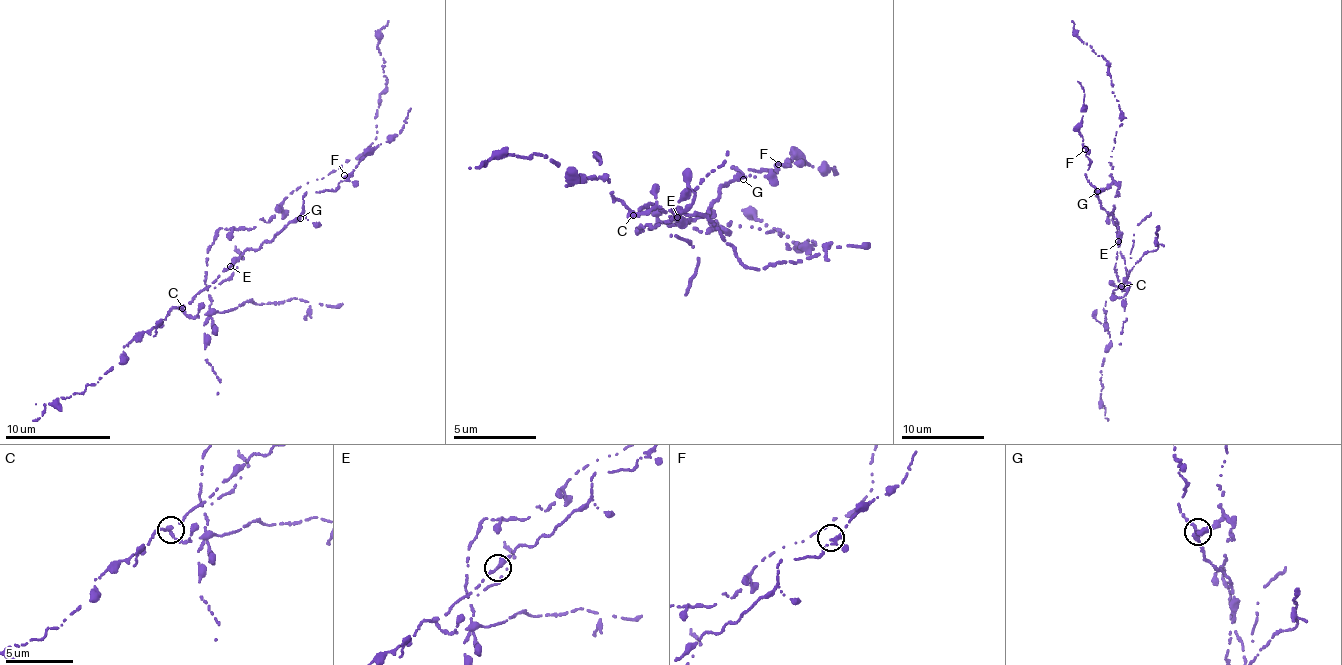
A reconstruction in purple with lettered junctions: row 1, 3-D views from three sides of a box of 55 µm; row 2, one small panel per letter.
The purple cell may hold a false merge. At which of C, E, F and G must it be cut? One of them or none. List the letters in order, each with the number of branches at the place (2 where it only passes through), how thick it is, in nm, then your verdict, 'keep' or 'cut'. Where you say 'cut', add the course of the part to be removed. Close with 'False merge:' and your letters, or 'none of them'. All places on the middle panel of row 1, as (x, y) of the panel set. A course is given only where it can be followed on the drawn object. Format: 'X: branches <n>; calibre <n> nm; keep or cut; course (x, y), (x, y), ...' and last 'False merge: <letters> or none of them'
C: branches 3; calibre 220 nm; cut; course (631, 214), (675, 215), (642, 232), (659, 221), (708, 234), (731, 220), (811, 244), (793, 249), (755, 211)
E: branches 2; calibre 300 nm; keep
F: branches 3; calibre 200 nm; keep
G: branches 2; calibre 280 nm; keep
False merge: C

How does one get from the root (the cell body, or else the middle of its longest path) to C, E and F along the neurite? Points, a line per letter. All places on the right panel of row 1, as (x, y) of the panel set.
C: (1116, 244), (1125, 263), (1127, 289), (1121, 290), (1121, 286)
E: (1116, 244), (1125, 263), (1127, 286), (1121, 290), (1114, 268), (1118, 241)
F: (1116, 244), (1125, 263), (1127, 286), (1121, 290), (1114, 268), (1121, 234), (1087, 179), (1090, 162), (1085, 149)

